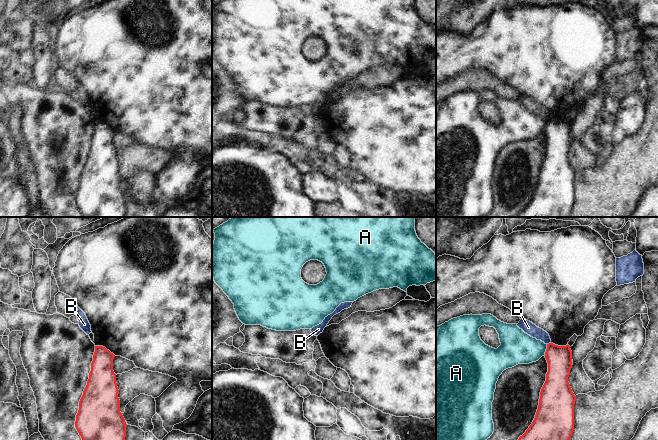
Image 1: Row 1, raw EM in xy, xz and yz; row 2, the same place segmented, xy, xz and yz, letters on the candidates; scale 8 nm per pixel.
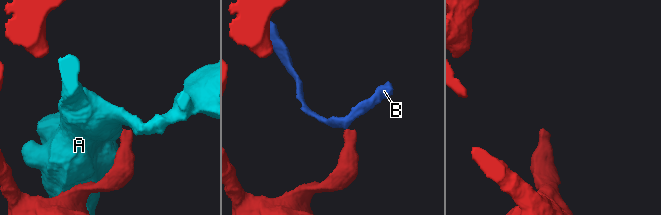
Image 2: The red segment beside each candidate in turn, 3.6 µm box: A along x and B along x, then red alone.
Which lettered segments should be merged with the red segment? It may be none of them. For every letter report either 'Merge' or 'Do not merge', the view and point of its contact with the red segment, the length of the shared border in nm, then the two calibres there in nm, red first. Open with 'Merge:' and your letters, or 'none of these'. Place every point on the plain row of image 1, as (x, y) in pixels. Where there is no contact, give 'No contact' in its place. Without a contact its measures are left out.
Merge: none of these
A: Do not merge. Touches red at yz (546, 125). Shared border 90 nm. Thickness 200 nm (red) against 280 nm
B: Do not merge. Touches red at yz (549, 119). Shared border 40 nm. Thickness 200 nm (red) against 100 nm

